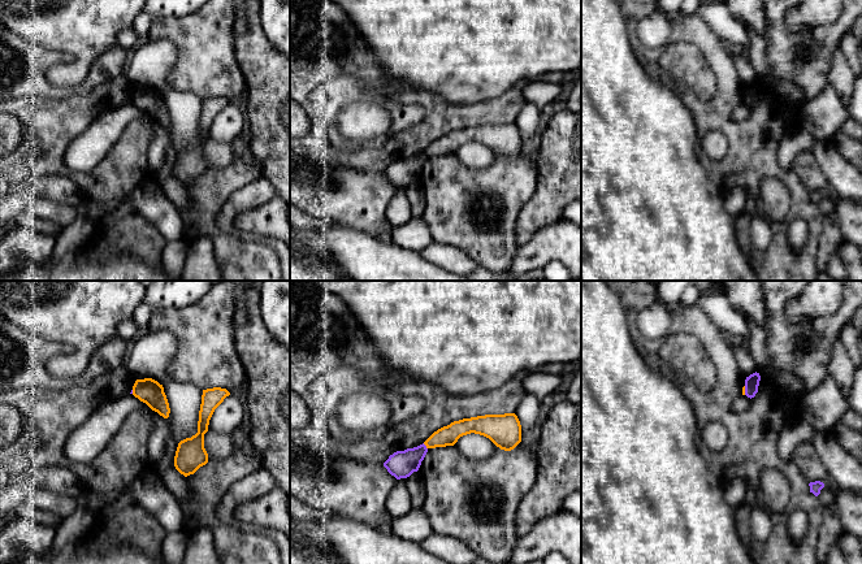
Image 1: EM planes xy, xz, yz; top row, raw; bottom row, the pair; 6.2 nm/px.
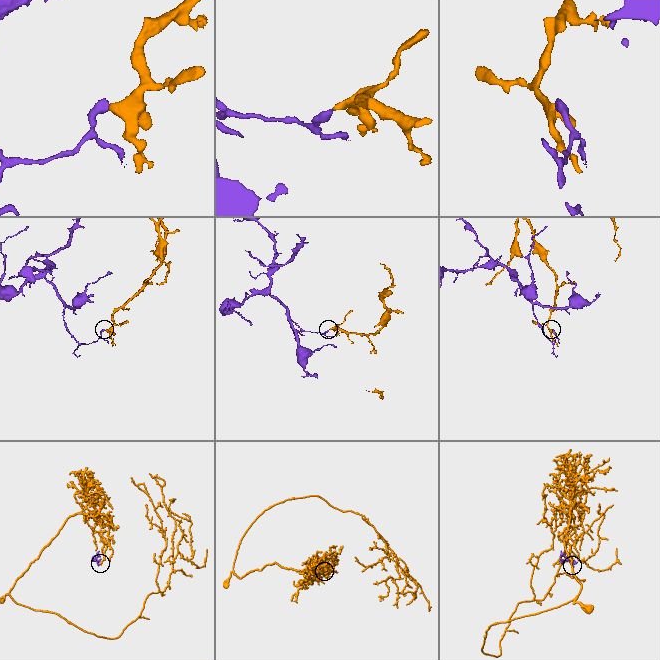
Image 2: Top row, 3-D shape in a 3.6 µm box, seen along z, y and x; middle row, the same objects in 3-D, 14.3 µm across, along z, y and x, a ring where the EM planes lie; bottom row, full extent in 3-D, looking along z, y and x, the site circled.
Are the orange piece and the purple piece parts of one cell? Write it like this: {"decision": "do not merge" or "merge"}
{"decision": "do not merge"}

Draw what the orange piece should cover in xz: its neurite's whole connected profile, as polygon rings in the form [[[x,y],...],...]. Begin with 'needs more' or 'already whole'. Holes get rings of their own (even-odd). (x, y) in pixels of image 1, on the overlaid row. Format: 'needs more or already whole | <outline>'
already whole | [[[515,413],[485,415],[454,421],[434,431],[424,444],[426,448],[454,446],[467,434],[480,434],[489,438],[504,451],[514,450],[521,442],[521,425]]]

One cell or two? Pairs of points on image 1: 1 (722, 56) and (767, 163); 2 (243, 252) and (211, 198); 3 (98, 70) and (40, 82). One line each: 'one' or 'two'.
1: one
2: one
3: one

